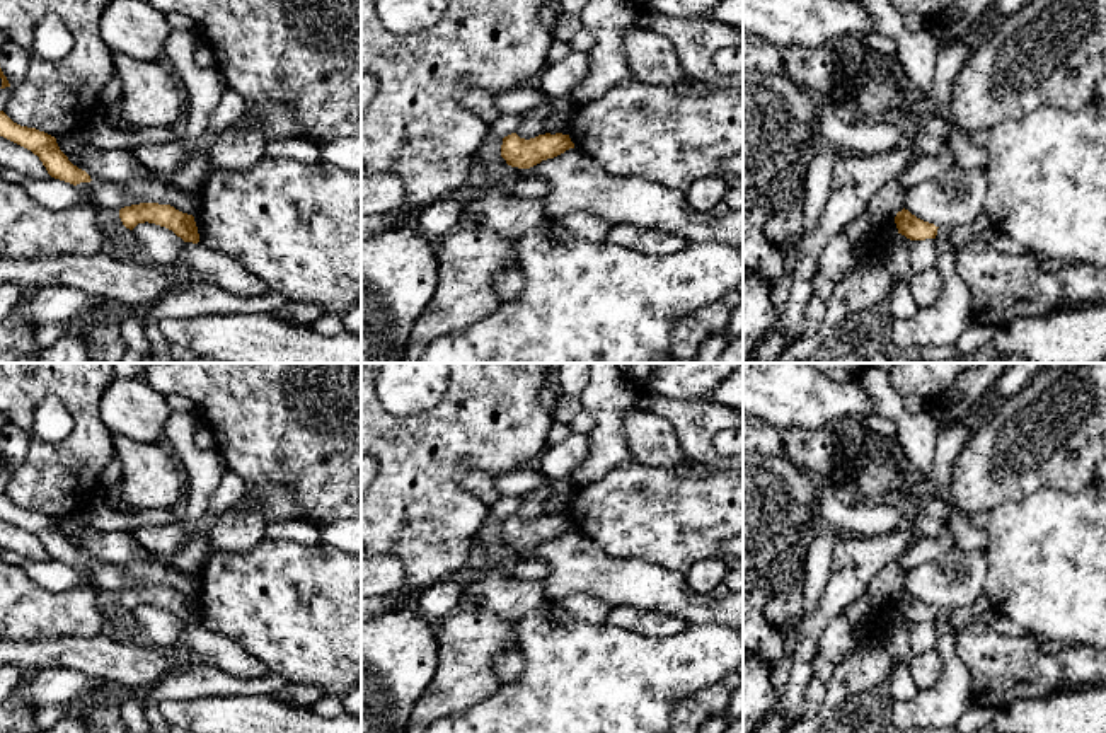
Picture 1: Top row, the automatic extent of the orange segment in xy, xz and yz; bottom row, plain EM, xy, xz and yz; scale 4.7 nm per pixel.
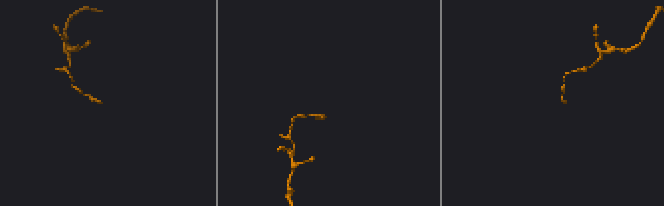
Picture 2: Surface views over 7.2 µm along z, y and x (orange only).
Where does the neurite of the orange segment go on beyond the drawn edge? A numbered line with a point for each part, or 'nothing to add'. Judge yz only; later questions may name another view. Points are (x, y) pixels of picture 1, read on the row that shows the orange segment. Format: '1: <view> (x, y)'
nothing to add

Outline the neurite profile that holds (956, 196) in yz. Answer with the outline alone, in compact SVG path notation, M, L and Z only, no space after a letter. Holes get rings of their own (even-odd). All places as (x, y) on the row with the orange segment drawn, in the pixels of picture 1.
M954 164L942 174L908 188L903 206L936 227L971 225L983 211L987 191L983 169Z

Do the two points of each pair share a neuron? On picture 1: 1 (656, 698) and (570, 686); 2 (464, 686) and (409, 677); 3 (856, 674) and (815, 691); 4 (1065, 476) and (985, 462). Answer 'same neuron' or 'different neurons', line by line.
1: same neuron
2: different neurons
3: different neurons
4: same neuron

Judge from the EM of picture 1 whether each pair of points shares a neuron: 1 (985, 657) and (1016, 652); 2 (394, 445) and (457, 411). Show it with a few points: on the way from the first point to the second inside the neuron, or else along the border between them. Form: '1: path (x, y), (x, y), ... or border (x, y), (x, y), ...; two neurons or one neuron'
1: path (992, 657), (1009, 657); one neuron
2: path (409, 445), (423, 445), (442, 427); one neuron

